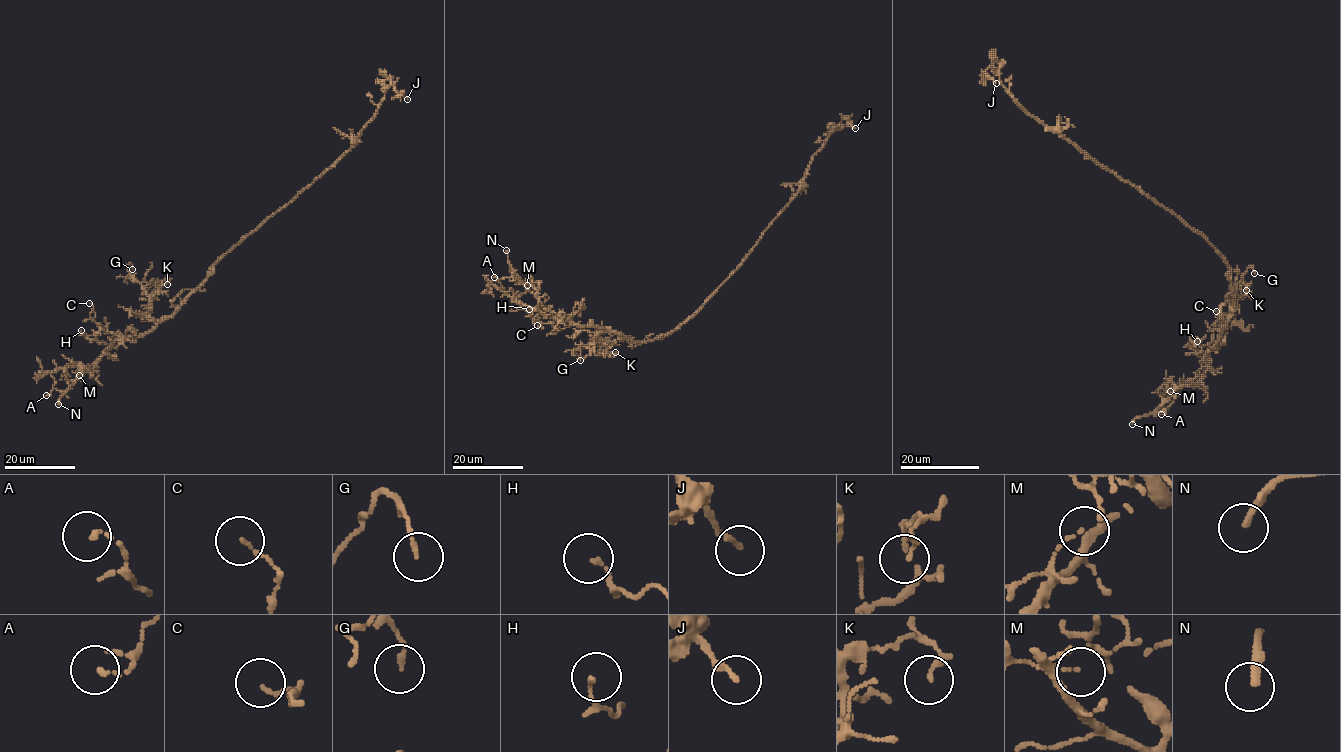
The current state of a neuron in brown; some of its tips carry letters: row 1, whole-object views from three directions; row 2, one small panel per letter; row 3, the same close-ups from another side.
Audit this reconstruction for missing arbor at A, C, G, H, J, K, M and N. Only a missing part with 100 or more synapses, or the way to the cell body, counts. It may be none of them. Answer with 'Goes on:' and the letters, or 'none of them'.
Goes on: N

